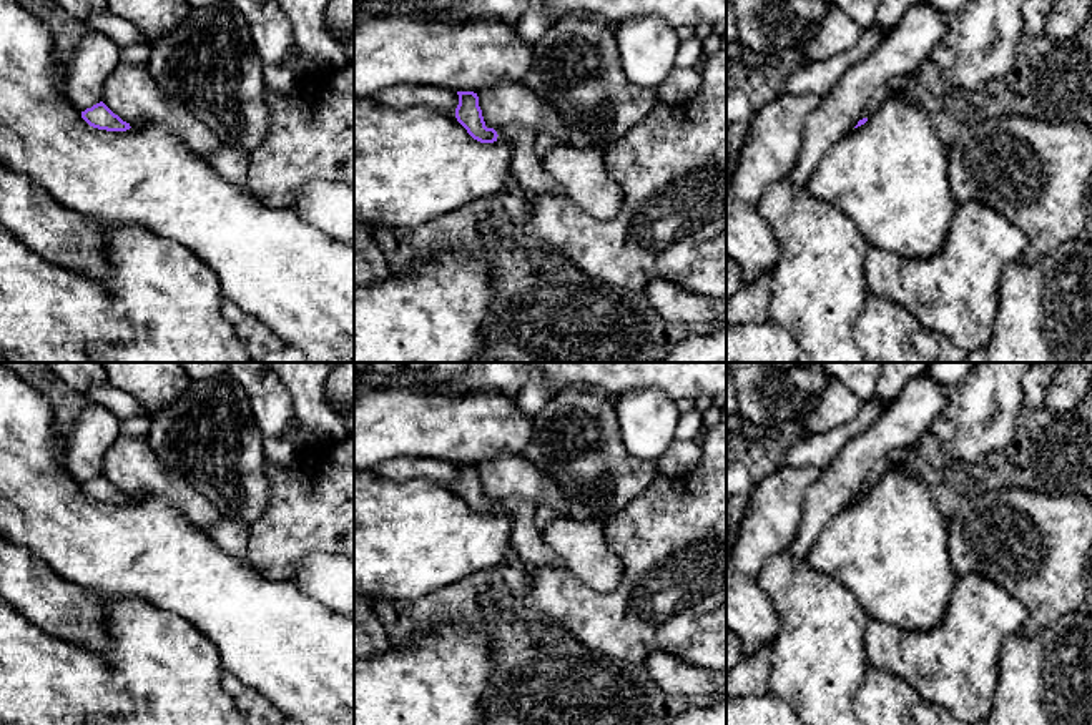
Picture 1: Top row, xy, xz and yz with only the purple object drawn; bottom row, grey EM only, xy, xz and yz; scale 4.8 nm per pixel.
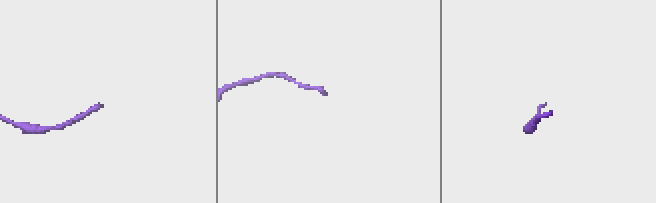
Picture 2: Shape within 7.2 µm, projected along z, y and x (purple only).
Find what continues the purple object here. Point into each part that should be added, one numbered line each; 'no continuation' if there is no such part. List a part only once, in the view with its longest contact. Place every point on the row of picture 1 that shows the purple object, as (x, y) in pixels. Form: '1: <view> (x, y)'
1: xz (526, 167)

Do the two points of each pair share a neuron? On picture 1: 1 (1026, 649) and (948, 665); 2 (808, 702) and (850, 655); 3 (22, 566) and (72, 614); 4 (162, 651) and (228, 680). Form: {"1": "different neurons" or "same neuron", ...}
{"1": "different neurons", "2": "same neuron", "3": "same neuron", "4": "different neurons"}

